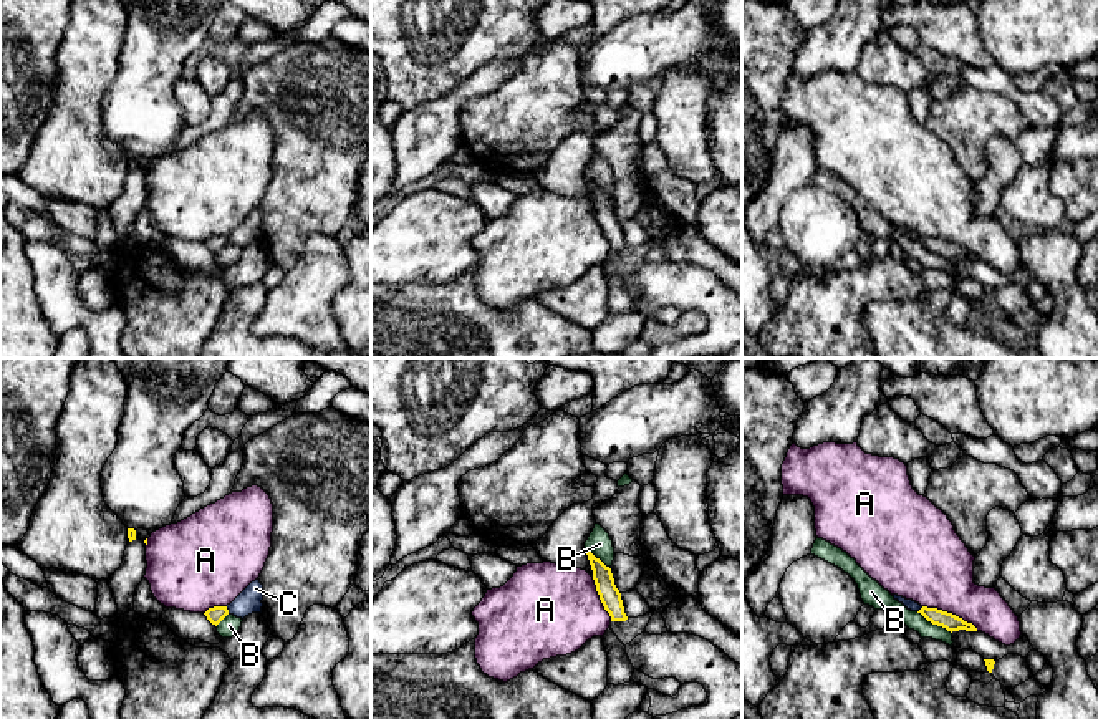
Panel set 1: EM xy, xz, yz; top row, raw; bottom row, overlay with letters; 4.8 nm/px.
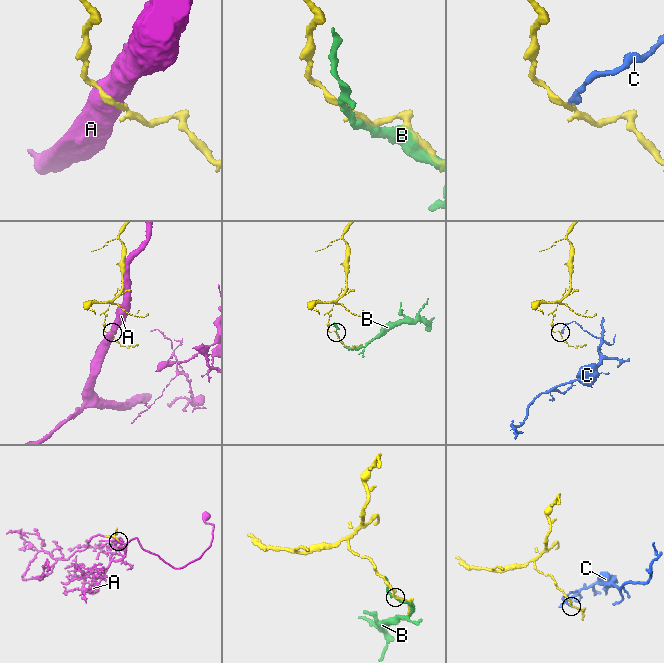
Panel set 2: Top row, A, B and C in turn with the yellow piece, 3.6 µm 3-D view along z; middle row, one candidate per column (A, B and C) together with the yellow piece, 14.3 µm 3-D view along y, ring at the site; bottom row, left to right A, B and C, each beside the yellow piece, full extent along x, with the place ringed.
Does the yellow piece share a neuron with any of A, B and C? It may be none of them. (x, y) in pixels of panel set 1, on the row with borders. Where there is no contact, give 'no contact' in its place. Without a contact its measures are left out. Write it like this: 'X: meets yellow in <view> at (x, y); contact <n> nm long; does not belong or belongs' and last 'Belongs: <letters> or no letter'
A: meets yellow in yz at (951, 613); contact 300 nm long; does not belong
B: meets yellow in yz at (934, 623); contact 200 nm long; does not belong
C: meets yellow in xy at (227, 610); contact 40 nm long; does not belong
Belongs: no letter

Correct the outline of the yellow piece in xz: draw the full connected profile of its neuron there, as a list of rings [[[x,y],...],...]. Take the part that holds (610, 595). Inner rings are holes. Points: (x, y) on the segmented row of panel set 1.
[[[585,550],[593,570],[593,580],[596,585],[596,591],[604,610],[609,613],[611,621],[626,621],[628,616],[624,613],[621,593],[614,585],[614,578],[611,568],[606,567],[600,558],[596,558],[591,552]]]

